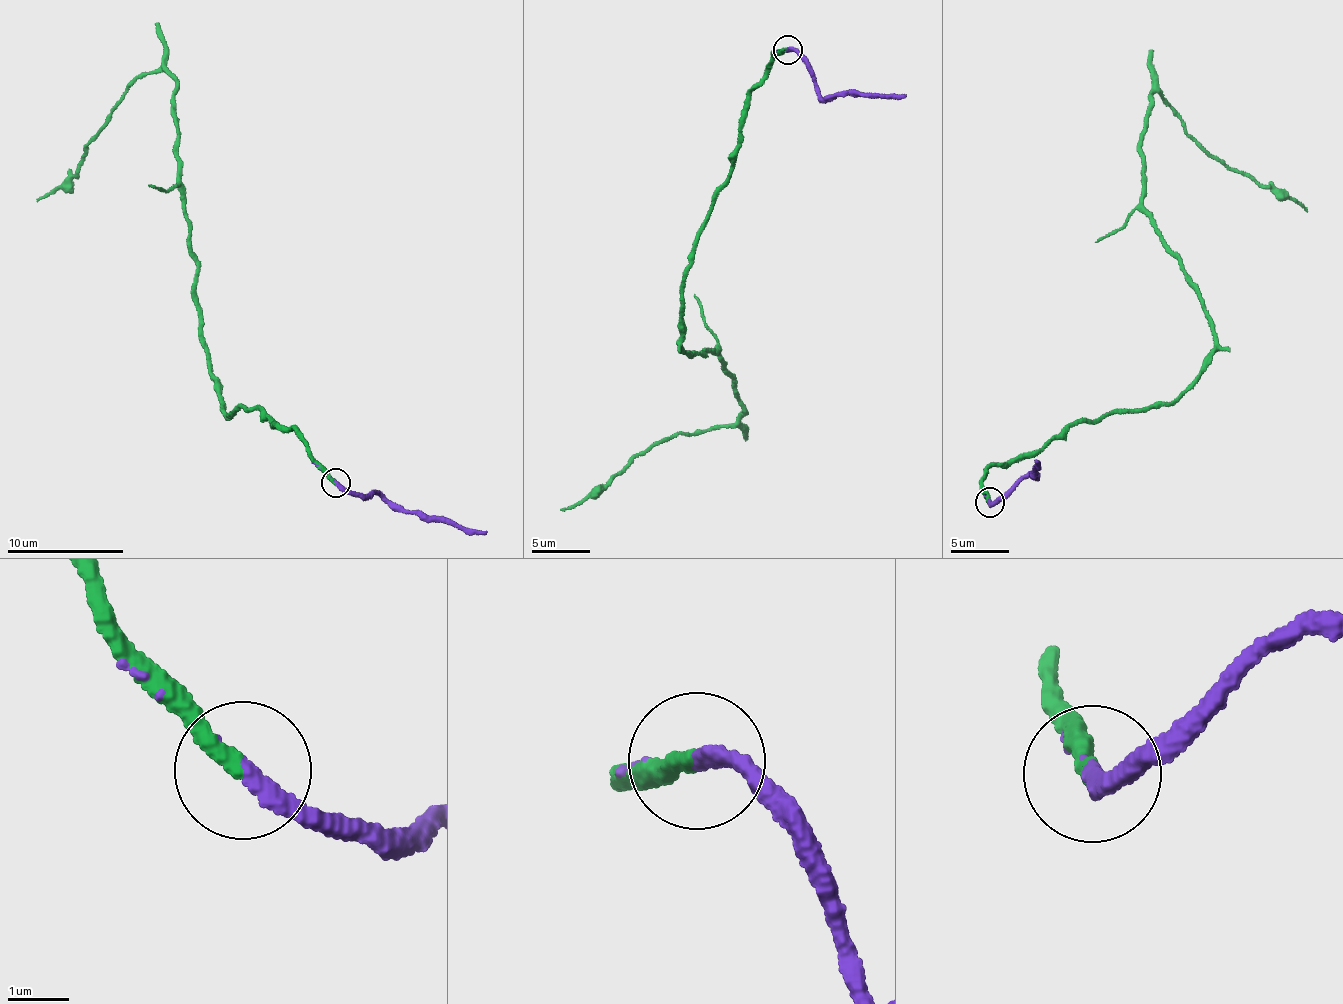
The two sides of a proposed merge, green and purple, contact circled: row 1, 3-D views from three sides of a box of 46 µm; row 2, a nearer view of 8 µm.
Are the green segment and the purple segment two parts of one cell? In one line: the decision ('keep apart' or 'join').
join

